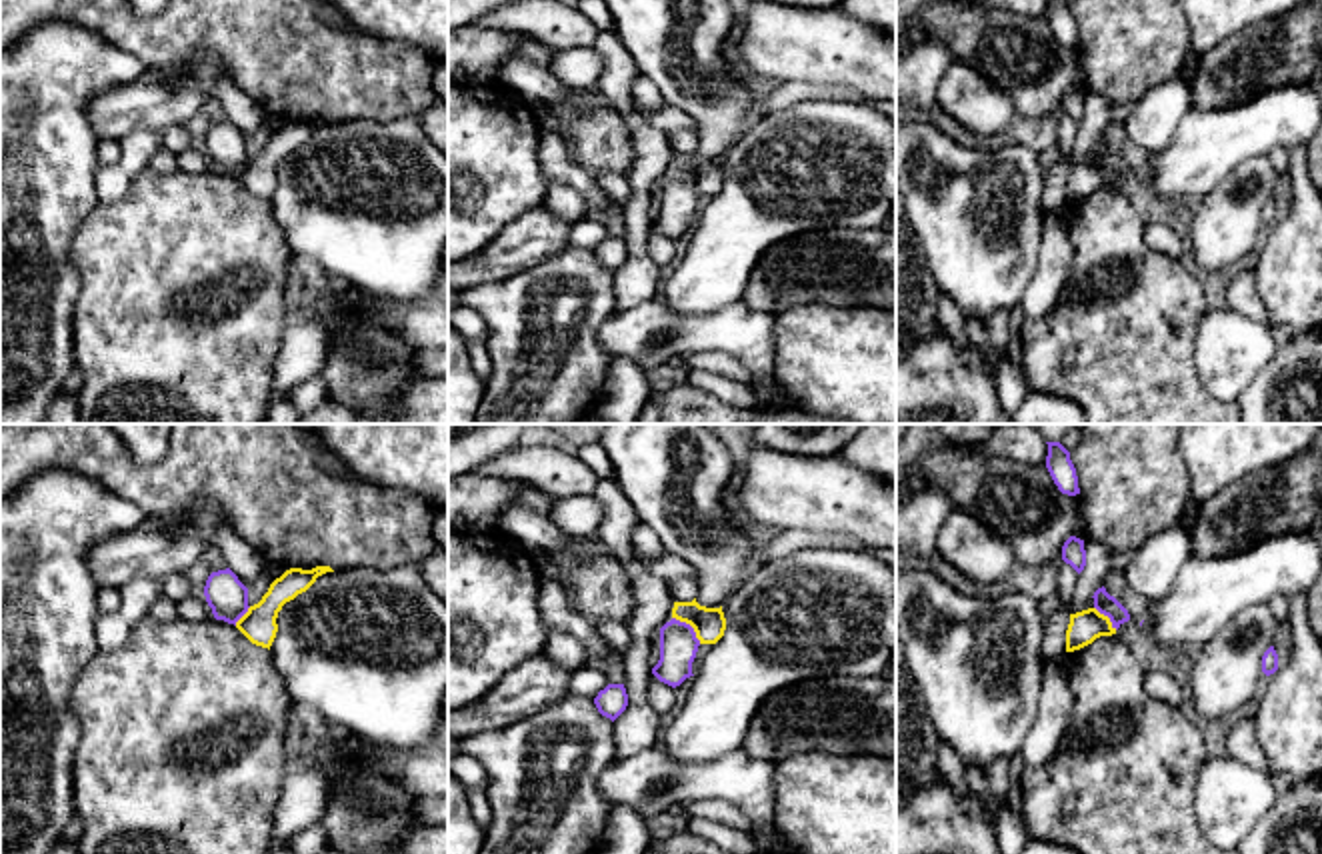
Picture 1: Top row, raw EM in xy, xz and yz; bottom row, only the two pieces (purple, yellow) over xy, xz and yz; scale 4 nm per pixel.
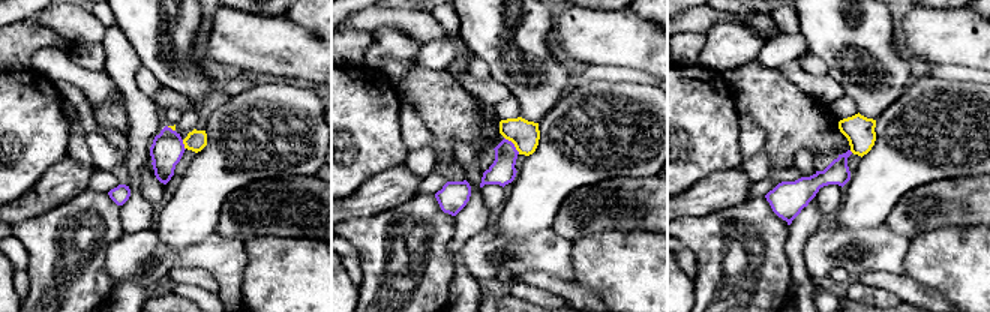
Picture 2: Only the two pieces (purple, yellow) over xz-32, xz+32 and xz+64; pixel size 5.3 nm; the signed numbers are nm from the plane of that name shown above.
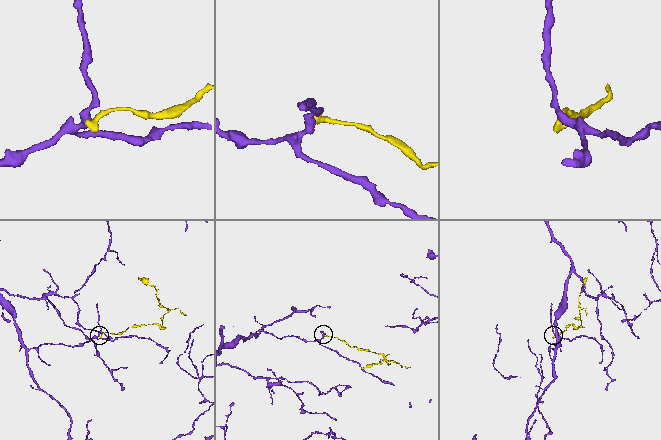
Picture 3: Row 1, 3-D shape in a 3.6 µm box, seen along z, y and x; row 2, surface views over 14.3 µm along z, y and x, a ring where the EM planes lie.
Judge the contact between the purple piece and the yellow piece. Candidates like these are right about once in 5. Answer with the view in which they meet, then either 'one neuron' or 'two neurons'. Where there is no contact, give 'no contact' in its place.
xz | two neurons

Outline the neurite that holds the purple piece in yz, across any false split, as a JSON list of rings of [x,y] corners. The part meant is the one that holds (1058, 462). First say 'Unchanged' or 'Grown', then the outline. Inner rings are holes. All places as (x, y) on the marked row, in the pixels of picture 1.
Unchanged. [[[1046,442],[1048,456],[1046,468],[1062,494],[1080,494],[1076,468],[1070,460],[1070,452],[1060,442]]]

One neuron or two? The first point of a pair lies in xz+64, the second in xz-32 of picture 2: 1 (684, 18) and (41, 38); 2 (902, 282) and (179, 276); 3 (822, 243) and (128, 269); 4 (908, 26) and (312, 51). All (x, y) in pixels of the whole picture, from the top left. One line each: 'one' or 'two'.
1: two
2: one
3: one
4: one

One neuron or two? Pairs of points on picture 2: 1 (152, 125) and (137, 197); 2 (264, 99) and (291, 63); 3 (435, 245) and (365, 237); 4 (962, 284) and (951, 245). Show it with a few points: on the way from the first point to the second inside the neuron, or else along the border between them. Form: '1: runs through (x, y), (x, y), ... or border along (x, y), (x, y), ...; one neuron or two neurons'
1: runs through (140, 143), (135, 159), (135, 179); one neuron
2: border along (290, 80), (311, 86); two neurons
3: runs through (417, 245), (399, 249), (383, 240); one neuron
4: runs through (962, 275), (962, 266), (951, 254); one neuron

